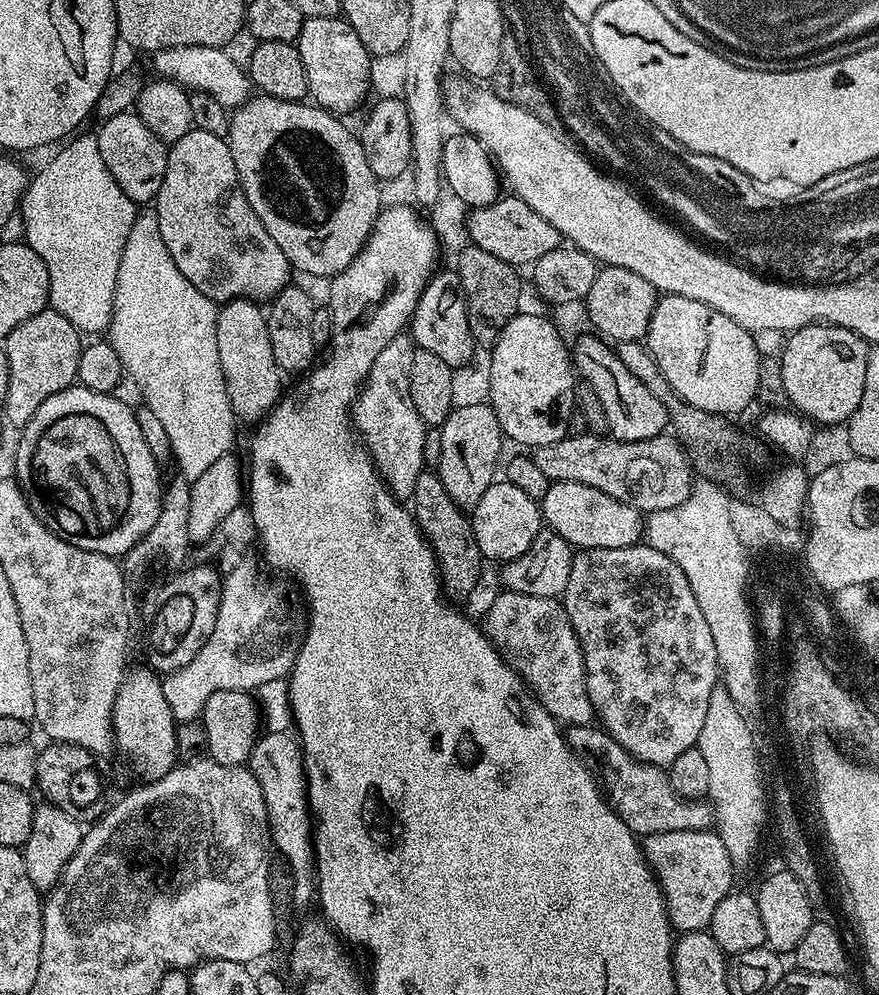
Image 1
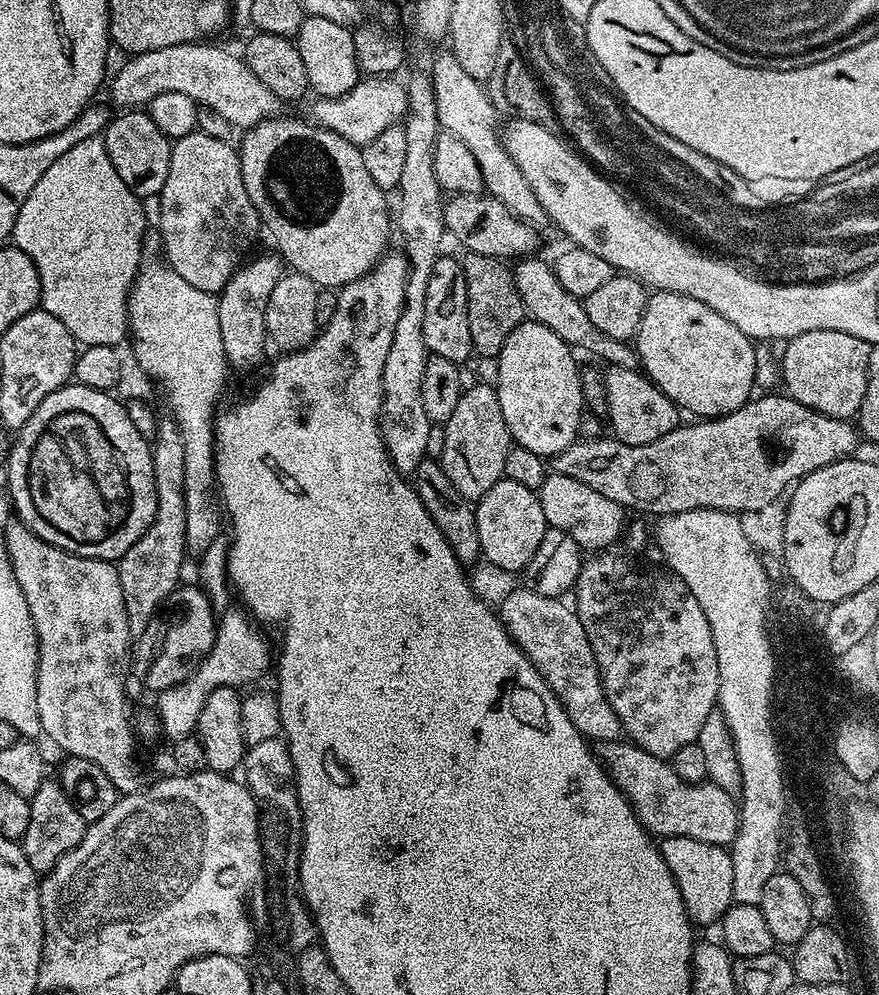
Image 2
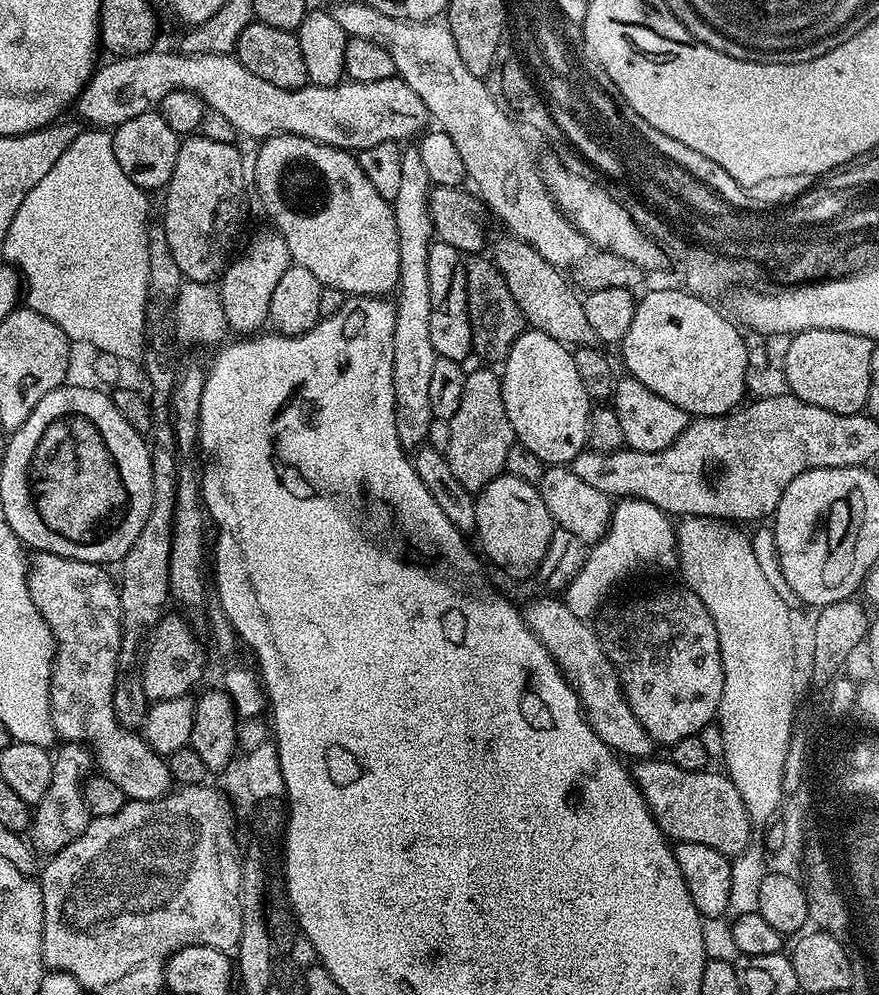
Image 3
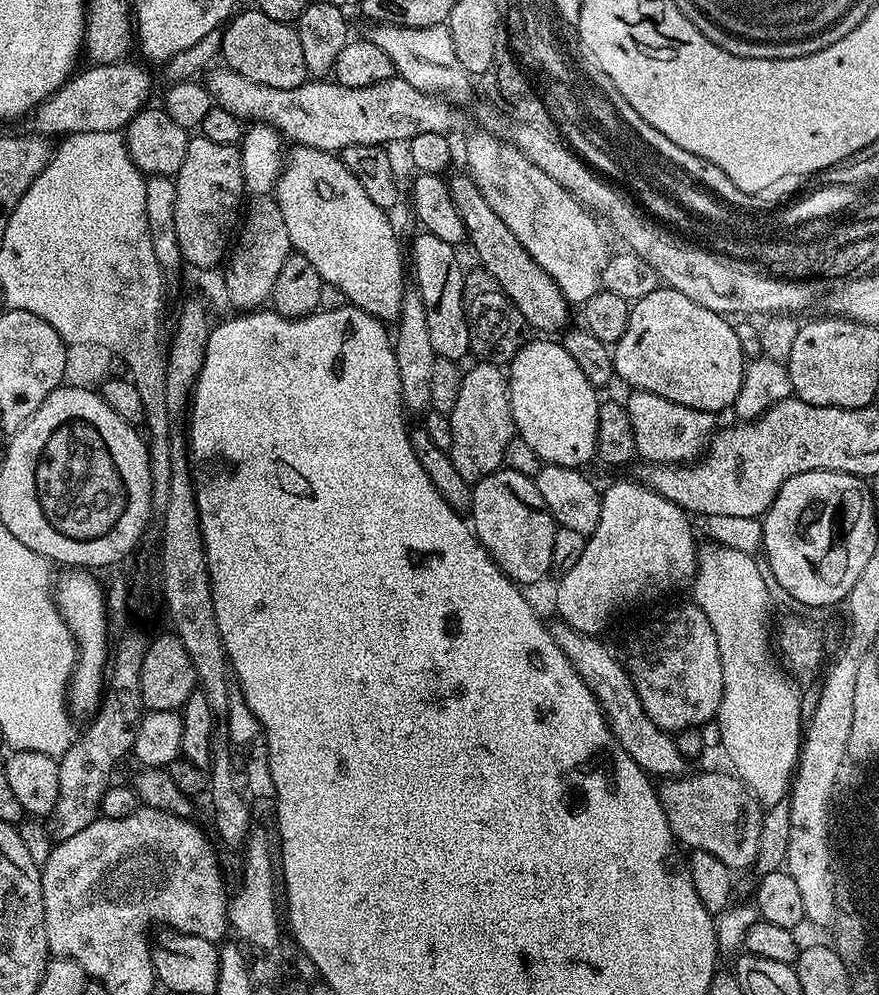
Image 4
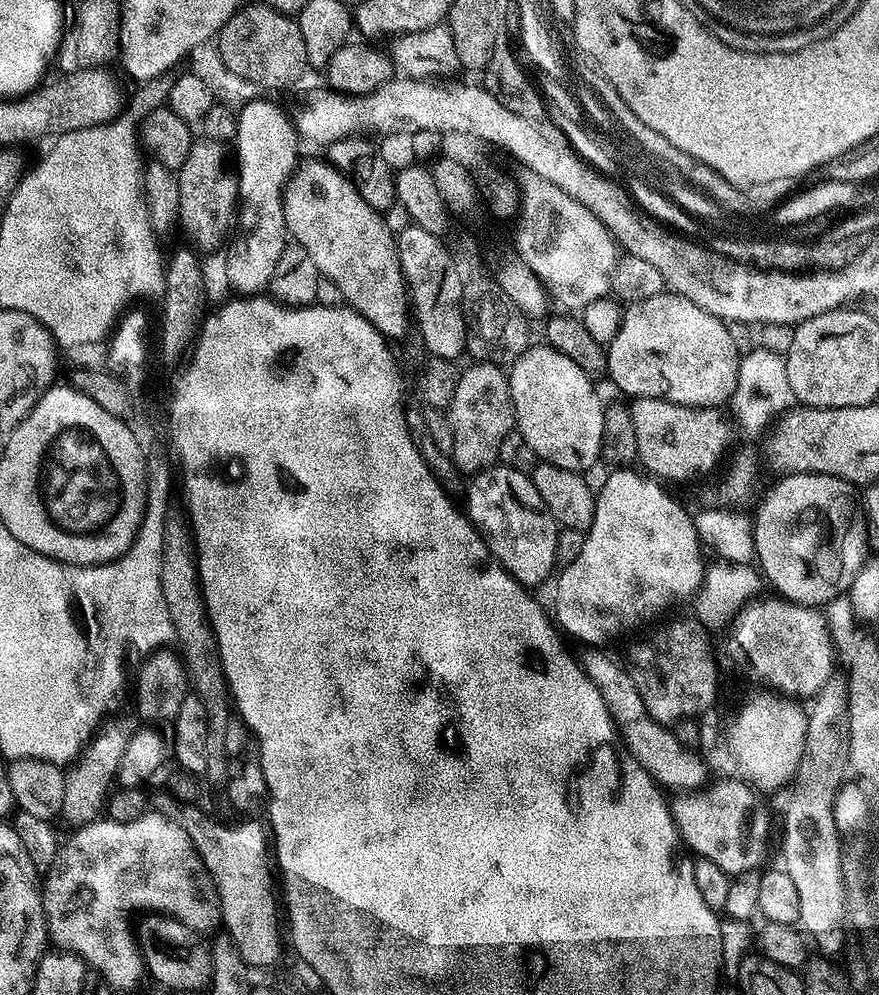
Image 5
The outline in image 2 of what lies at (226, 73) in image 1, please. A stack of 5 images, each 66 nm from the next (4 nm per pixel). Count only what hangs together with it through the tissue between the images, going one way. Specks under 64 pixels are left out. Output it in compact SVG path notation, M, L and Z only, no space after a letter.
M193 42L179 44L178 46L162 46L162 50L150 50L137 56L132 56L116 72L116 77L107 85L108 92L112 95L111 103L120 110L136 110L146 106L158 94L186 94L200 108L209 108L214 114L222 114L226 122L236 130L247 130L254 121L267 120L275 117L282 102L266 85L254 75L254 70L246 66L243 55L227 52L224 48L212 44L216 42Z

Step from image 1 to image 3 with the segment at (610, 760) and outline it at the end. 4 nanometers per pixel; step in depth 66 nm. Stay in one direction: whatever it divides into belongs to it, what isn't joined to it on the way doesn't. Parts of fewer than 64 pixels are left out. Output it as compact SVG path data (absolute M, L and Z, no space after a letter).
M641 759L637 763L640 765L631 769L631 774L652 811L652 817L669 841L682 844L698 842L729 858L735 858L748 849L753 843L754 825L748 816L742 794L738 794L738 786L734 786L730 777L723 771L682 770L671 759L656 759Z

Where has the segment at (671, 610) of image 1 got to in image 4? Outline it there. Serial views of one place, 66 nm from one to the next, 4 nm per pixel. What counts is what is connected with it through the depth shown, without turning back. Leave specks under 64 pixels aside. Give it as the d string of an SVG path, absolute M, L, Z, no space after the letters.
M694 602L674 609L665 620L652 620L645 628L638 629L624 648L622 663L634 682L642 710L650 714L650 722L663 732L675 734L687 728L700 728L707 720L711 721L720 708L724 683L718 638L714 634L714 626L710 626L706 614Z

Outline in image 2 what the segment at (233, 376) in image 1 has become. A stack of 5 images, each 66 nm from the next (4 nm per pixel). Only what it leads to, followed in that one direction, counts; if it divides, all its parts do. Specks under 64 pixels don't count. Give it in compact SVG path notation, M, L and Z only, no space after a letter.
M271 255L241 263L218 294L218 327L222 330L224 358L233 369L256 368L264 360L264 344L266 348L268 335L264 317L266 302L270 302L270 290L274 290L276 283L286 274L284 261L279 255Z

